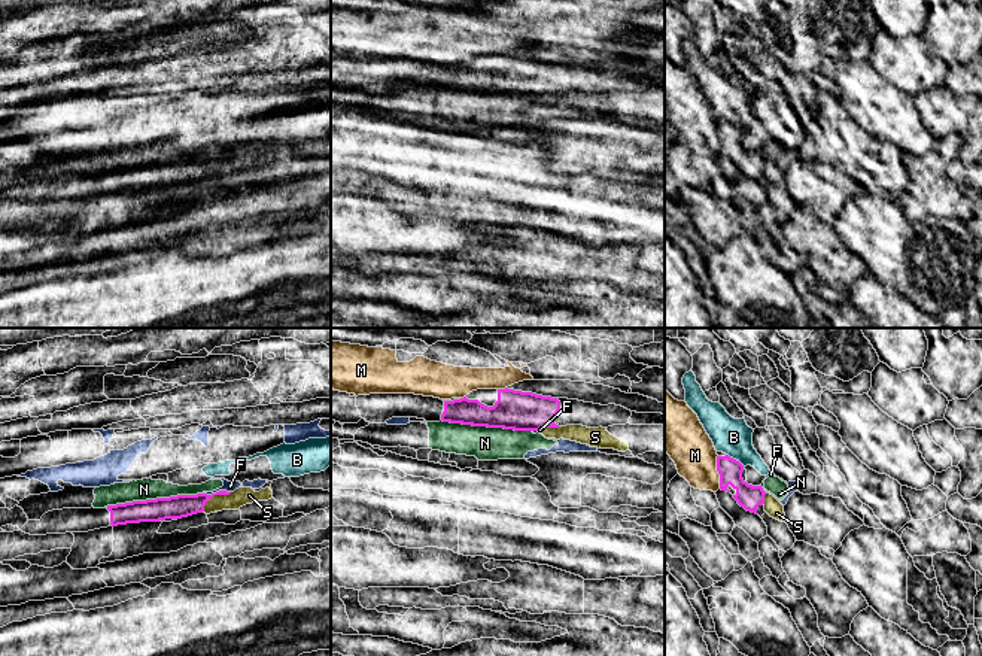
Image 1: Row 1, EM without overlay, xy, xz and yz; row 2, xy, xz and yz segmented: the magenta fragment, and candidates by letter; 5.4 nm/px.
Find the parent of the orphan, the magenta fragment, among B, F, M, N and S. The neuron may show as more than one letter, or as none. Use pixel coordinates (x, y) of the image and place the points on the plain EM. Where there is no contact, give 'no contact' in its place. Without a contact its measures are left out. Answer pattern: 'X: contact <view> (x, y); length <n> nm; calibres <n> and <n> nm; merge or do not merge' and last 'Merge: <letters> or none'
B: contact yz (735, 125); length 120 nm; calibres 130 and 200 nm; do not merge
F: contact xy (216, 158); length 150 nm; calibres 130 and 60 nm; do not merge
M: contact yz (717, 136); length 180 nm; calibres 130 and 240 nm; do not merge
N: contact xy (154, 166); length 550 nm; calibres 130 and 110 nm; do not merge
S: contact xy (213, 161); length 200 nm; calibres 130 and 100 nm; do not merge
Merge: none

